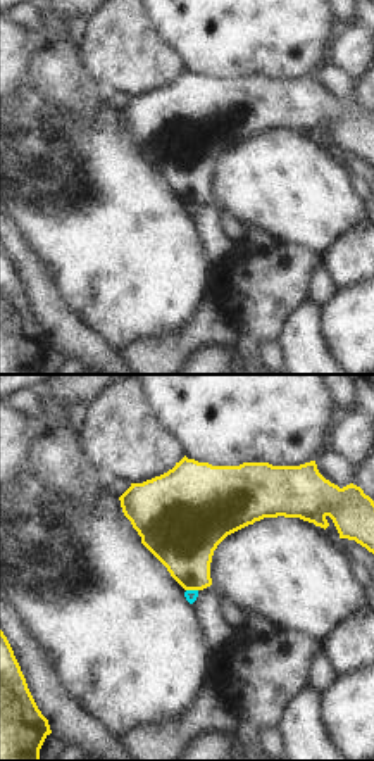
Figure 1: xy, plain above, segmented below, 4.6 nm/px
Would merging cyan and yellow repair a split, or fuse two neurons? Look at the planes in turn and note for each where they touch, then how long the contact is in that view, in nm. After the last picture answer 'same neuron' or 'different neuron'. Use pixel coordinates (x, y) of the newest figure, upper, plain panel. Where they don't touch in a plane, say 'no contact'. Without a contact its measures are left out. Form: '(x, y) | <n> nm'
(192, 204) | 60 nm

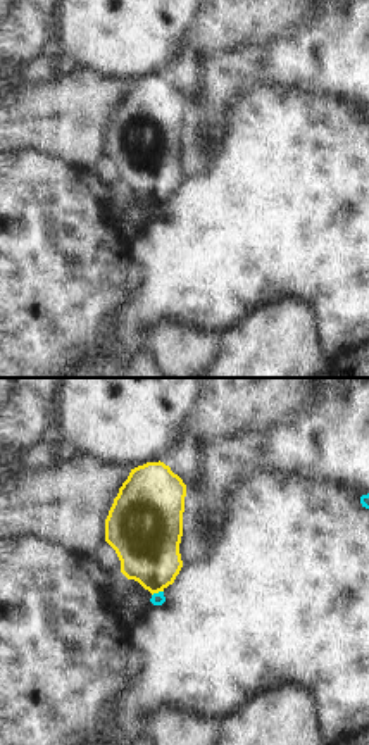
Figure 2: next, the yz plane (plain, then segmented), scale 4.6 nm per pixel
(159, 206) | 60 nm

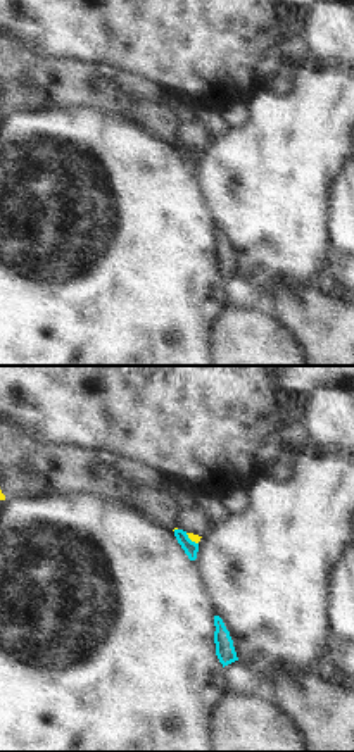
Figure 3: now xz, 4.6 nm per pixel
(190, 154) | 80 nm

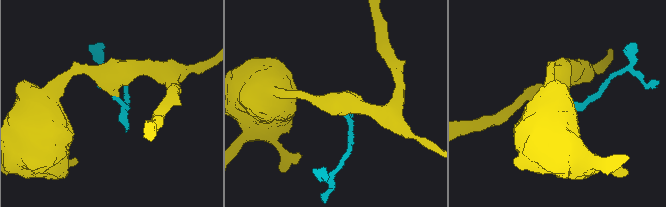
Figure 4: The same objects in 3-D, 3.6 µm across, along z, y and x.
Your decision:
different neuron

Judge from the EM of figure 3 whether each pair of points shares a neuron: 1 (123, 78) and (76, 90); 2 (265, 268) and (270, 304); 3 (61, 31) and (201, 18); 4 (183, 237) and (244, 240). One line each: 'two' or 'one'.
1: two
2: two
3: one
4: two

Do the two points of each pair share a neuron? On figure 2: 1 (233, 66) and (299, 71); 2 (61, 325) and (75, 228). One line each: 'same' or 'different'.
1: same
2: same

